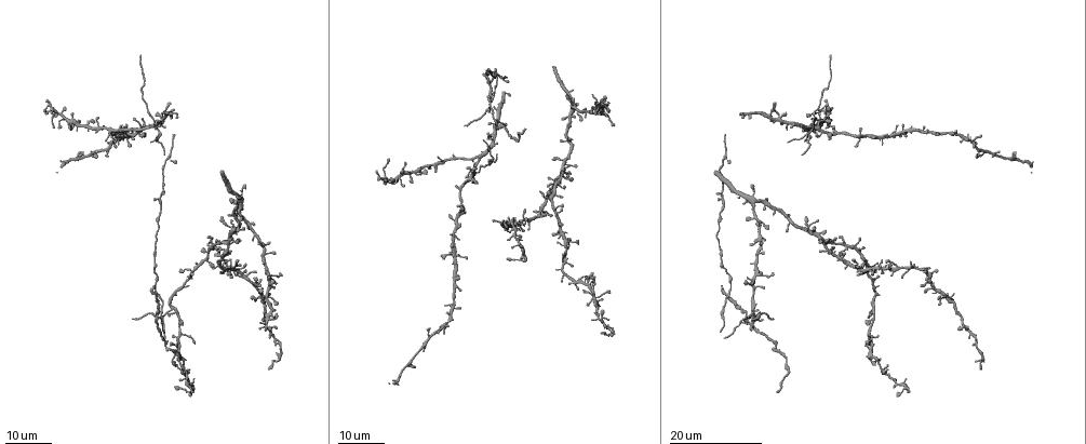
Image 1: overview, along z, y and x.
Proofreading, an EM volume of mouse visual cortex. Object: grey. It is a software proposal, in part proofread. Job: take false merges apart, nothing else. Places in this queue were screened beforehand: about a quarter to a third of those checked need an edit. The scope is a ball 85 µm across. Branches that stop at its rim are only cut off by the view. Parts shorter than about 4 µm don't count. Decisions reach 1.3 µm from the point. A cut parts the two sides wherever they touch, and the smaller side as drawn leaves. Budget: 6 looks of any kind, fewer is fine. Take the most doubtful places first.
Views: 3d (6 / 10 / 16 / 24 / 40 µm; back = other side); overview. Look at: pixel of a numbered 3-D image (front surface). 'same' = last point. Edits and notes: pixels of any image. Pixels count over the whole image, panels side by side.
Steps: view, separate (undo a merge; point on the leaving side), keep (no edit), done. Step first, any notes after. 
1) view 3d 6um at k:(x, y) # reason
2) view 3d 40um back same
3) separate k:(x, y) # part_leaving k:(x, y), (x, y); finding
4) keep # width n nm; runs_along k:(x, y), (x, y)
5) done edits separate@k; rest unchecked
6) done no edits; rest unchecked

view 3d 24um at 1:(158, 296)

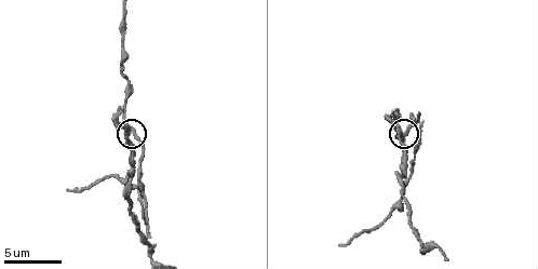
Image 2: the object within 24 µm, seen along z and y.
view 3d 10um at 2:(130, 132) # zoom in

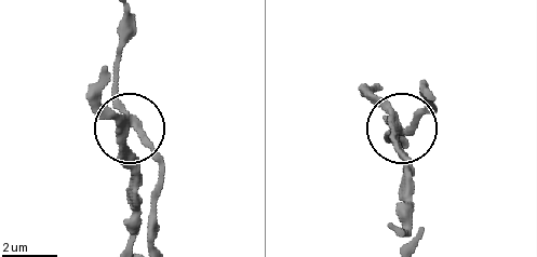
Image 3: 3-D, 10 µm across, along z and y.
separate 3:(99, 119) # part_leaving 3:(129, 122), (124, 148), (136, 218), (129, 245); two neurons meet here

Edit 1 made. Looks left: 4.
view overview # redraw

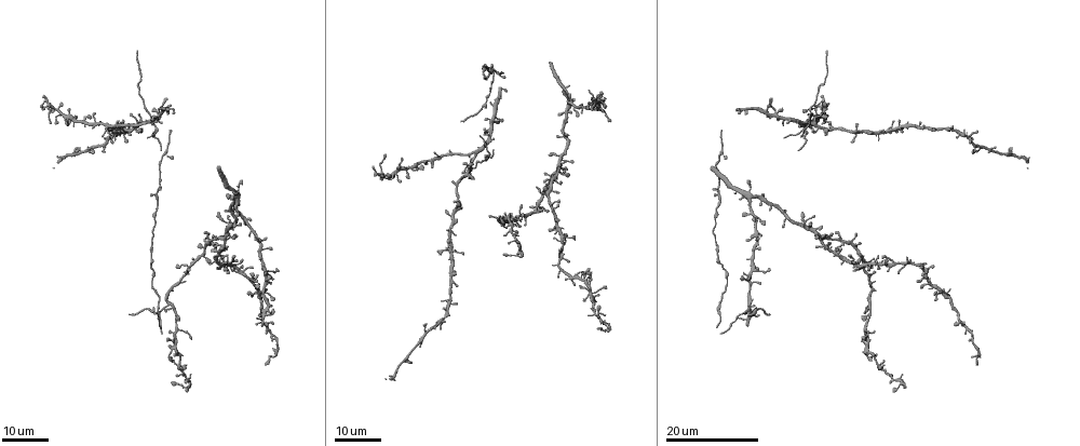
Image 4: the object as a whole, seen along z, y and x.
view 3d 16um at 4:(157, 127) # calibre changes

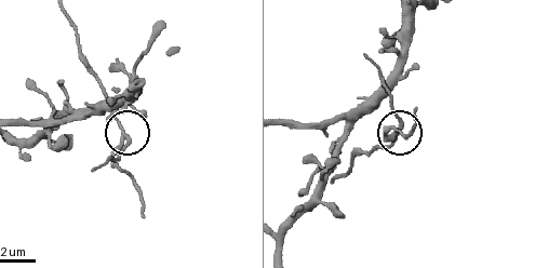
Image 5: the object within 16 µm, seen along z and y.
view 3d 10um at 5:(121, 130)

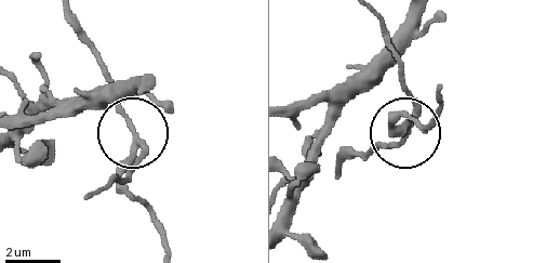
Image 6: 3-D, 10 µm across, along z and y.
view 3d 10um back at 6:(406, 136)

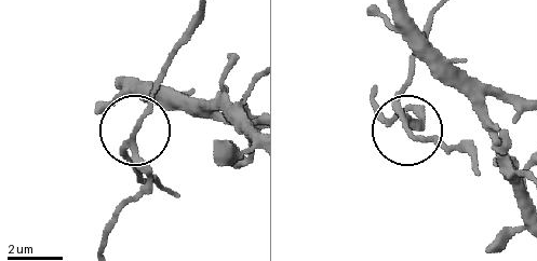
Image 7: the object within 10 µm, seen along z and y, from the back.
separate 7:(148, 109) # part_leaving 7:(129, 136), (193, 13); two neurons meet here

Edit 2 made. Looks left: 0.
done edits separate@3, separate@7; rest unchecked

